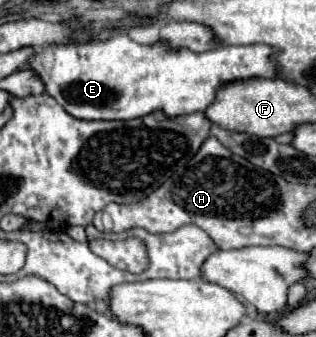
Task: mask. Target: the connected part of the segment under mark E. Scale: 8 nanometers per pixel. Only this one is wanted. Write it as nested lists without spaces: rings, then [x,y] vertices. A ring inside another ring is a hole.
[[[119,33],[105,41],[95,39],[91,43],[47,45],[31,59],[31,69],[41,75],[47,93],[77,119],[135,119],[157,109],[169,117],[177,117],[195,113],[199,109],[205,111],[215,101],[221,85],[255,77],[277,77],[277,63],[273,61],[273,55],[277,53],[279,51],[269,45],[225,45],[213,51],[195,53],[191,49],[169,47],[163,41],[141,45],[129,39],[125,33]]]

